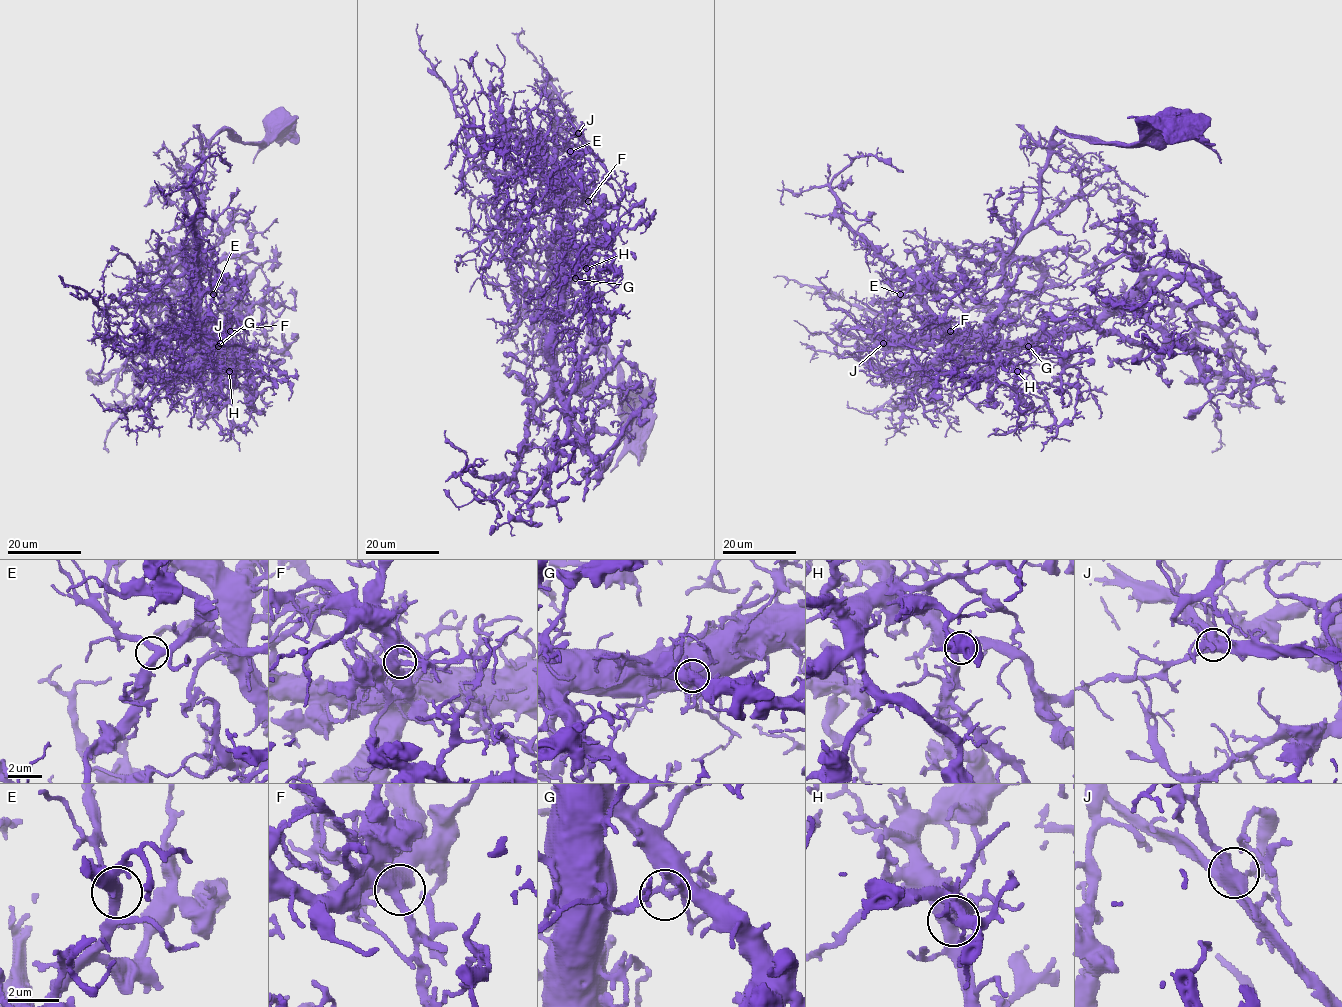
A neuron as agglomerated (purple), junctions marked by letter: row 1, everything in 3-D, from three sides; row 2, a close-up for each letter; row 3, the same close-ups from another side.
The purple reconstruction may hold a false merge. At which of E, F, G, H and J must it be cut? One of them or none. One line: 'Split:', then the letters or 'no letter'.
Split: J

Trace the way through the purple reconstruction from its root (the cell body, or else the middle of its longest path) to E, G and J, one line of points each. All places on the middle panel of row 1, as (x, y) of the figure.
E: (632, 421), (620, 364), (553, 279), (551, 237), (573, 213), (571, 174), (562, 167), (570, 151)
G: (632, 421), (620, 364), (599, 338), (595, 323), (563, 299), (555, 284), (547, 256), (558, 237), (575, 278)
J: (632, 421), (620, 364), (595, 323), (561, 298), (547, 256), (562, 196), (557, 129), (578, 133)

